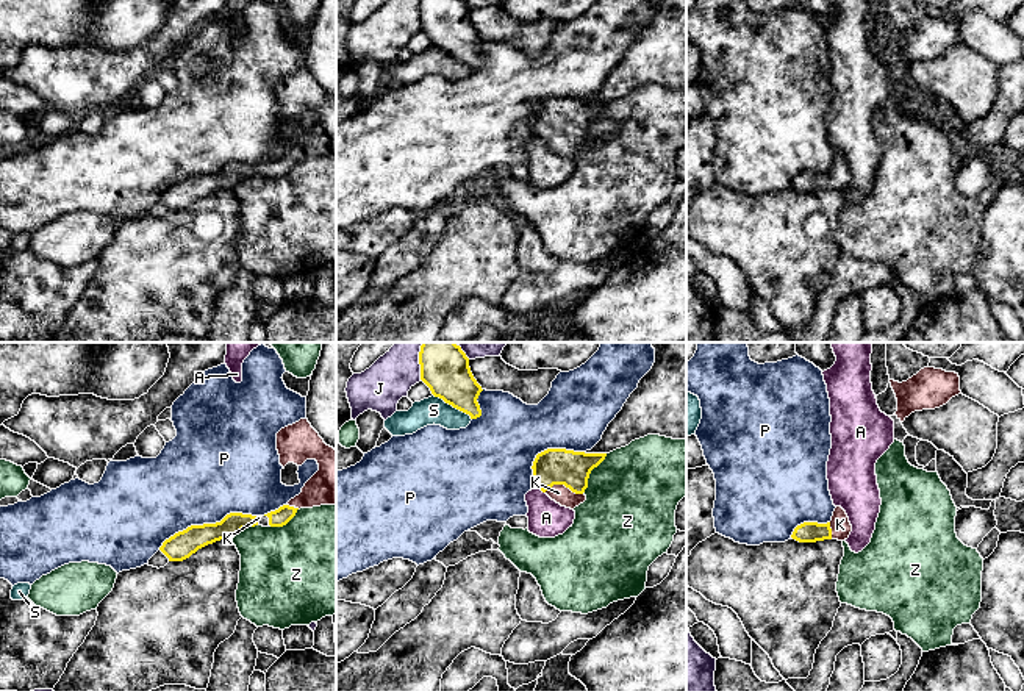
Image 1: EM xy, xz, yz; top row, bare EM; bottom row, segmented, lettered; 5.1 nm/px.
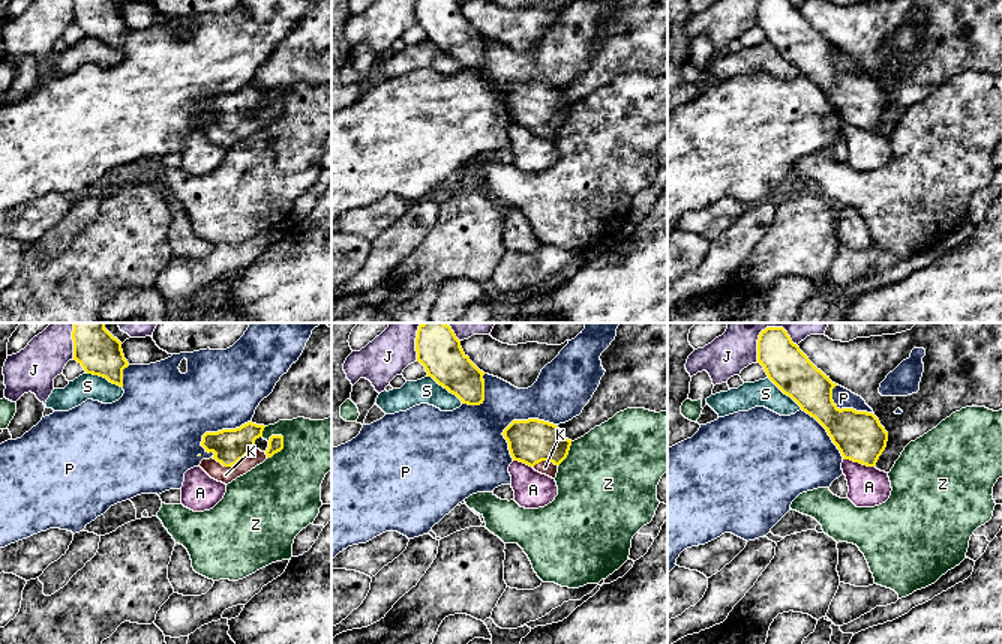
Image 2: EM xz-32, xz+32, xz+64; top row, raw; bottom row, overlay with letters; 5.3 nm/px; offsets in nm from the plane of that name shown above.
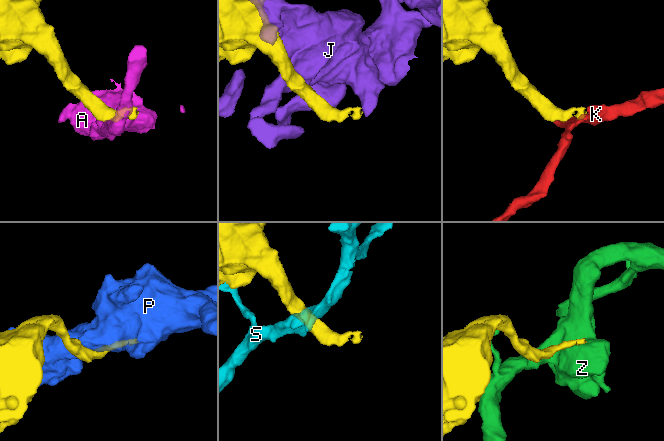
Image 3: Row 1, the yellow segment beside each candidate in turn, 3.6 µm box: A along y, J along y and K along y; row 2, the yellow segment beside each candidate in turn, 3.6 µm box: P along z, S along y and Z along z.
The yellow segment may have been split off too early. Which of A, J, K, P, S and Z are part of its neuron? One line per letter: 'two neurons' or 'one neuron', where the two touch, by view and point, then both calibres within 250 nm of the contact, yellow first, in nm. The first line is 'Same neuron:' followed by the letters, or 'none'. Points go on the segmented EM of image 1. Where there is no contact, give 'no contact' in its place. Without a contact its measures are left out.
Same neuron: K
A: two neurons; contact xz (541, 490); calibres 190 and 190 nm
J: two neurons; contact xz (419, 361); calibres 260 and 240 nm
K: one neuron; contact xz (563, 483); calibres 190 and 90 nm
P: two neurons; contact xy (205, 524); calibres 140 and 480 nm
S: two neurons; contact xz (454, 407); calibres 260 and 140 nm
Z: two neurons; contact xz (590, 472); calibres 190 and 480 nm

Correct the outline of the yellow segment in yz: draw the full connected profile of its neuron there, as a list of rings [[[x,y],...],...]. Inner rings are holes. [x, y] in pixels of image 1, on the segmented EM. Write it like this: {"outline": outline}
{"outline": [[[836,507],[830,522],[804,522],[794,528],[791,538],[799,542],[816,542],[824,539],[844,541],[849,538],[850,532],[852,525],[846,511],[841,507]]]}

